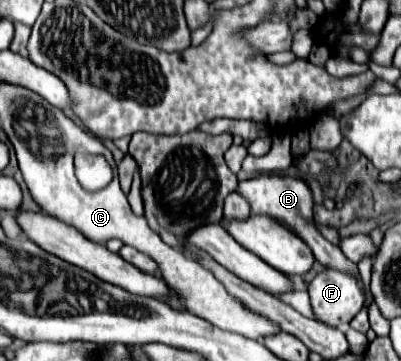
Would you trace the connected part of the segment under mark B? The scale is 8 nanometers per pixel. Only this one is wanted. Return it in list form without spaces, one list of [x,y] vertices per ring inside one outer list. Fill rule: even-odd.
[[[257,175],[253,179],[241,181],[237,187],[237,193],[249,203],[251,207],[251,215],[267,215],[273,217],[275,221],[281,221],[285,227],[289,227],[297,237],[301,237],[313,251],[315,259],[325,265],[325,267],[333,267],[333,269],[341,269],[353,275],[357,273],[357,265],[351,263],[343,251],[335,245],[331,245],[315,227],[313,221],[313,197],[309,187],[305,185],[305,181],[295,179],[295,177],[287,177],[287,175]]]

